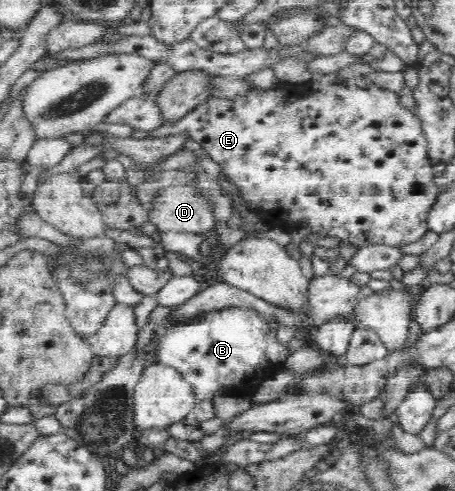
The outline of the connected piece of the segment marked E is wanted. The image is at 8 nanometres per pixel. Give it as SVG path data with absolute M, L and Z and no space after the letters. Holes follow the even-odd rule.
M332 72L323 75L319 82L308 82L308 85L310 85L310 91L308 91L306 85L298 85L298 91L300 91L298 95L288 93L288 89L275 87L266 91L258 88L247 99L240 98L236 101L206 99L191 115L188 115L184 120L180 120L175 127L157 127L144 138L153 140L165 138L172 134L191 133L193 140L200 143L212 158L212 161L221 165L222 172L240 189L240 196L256 208L257 214L267 219L272 225L285 228L289 232L301 228L302 225L308 225L312 229L312 233L317 236L340 237L342 243L350 243L357 248L386 245L401 249L409 243L418 241L426 233L428 213L439 195L434 184L434 170L428 163L427 141L421 121L417 119L416 115L401 106L398 101L399 93L390 93L382 89L376 89L376 86L369 86L368 83L364 83L360 74L339 75ZM341 78L347 80L347 86L338 85L337 82Z

